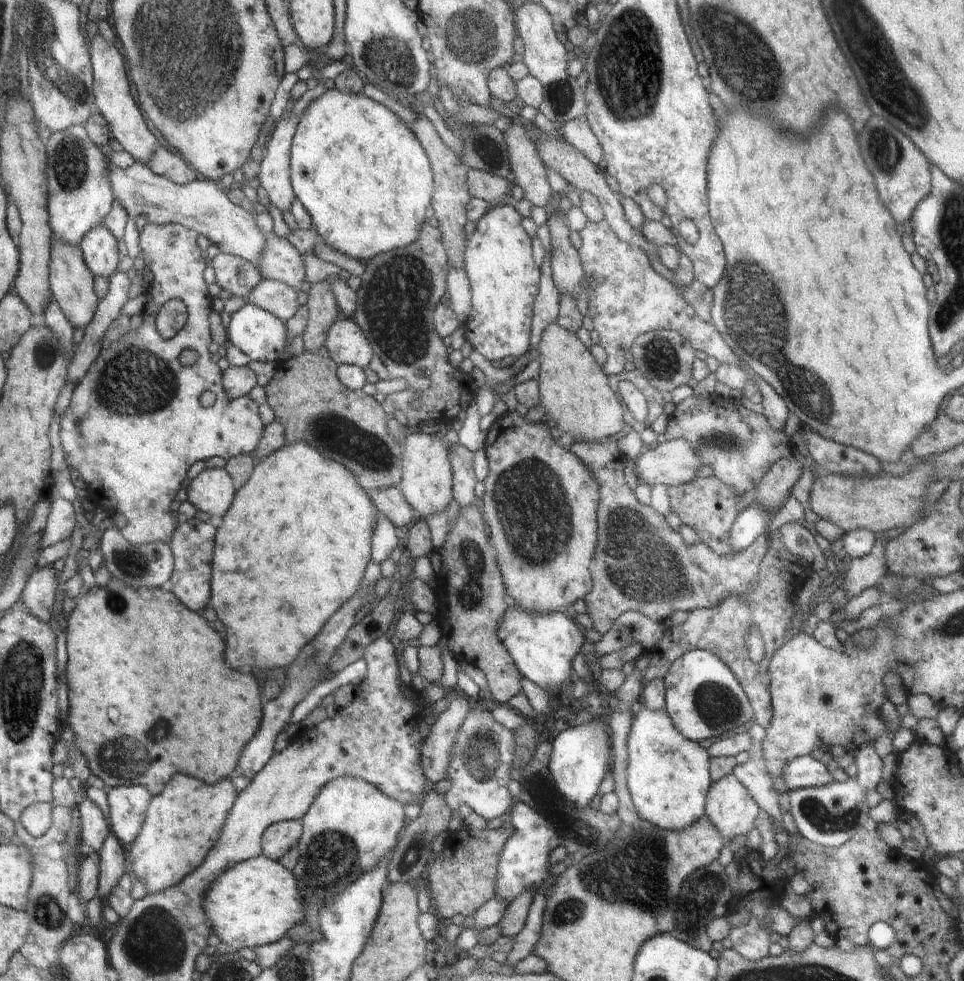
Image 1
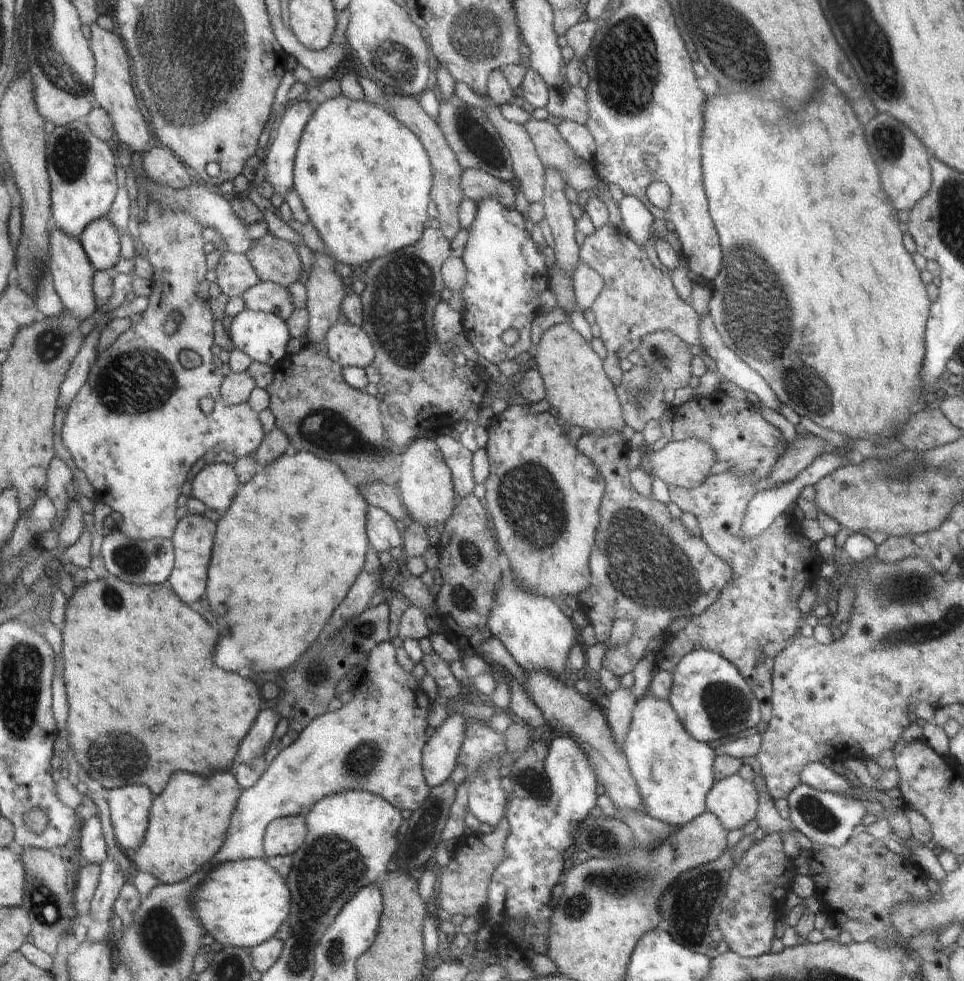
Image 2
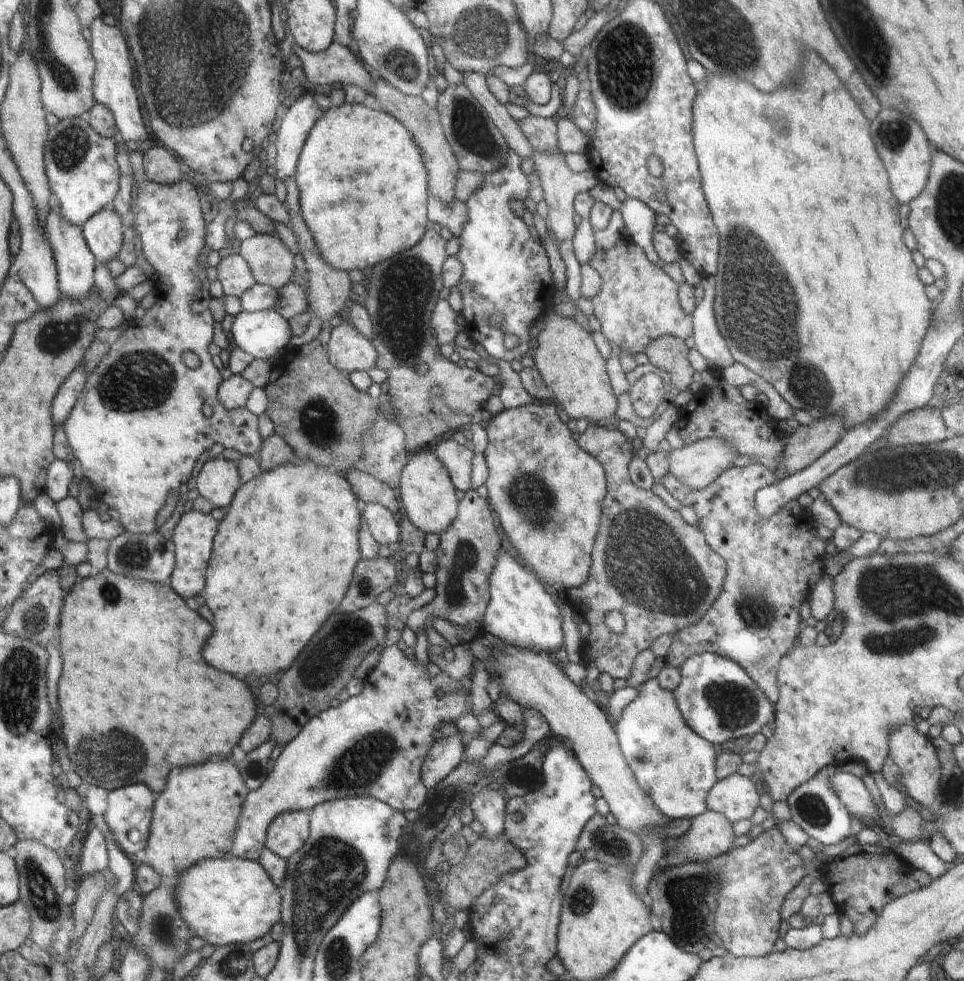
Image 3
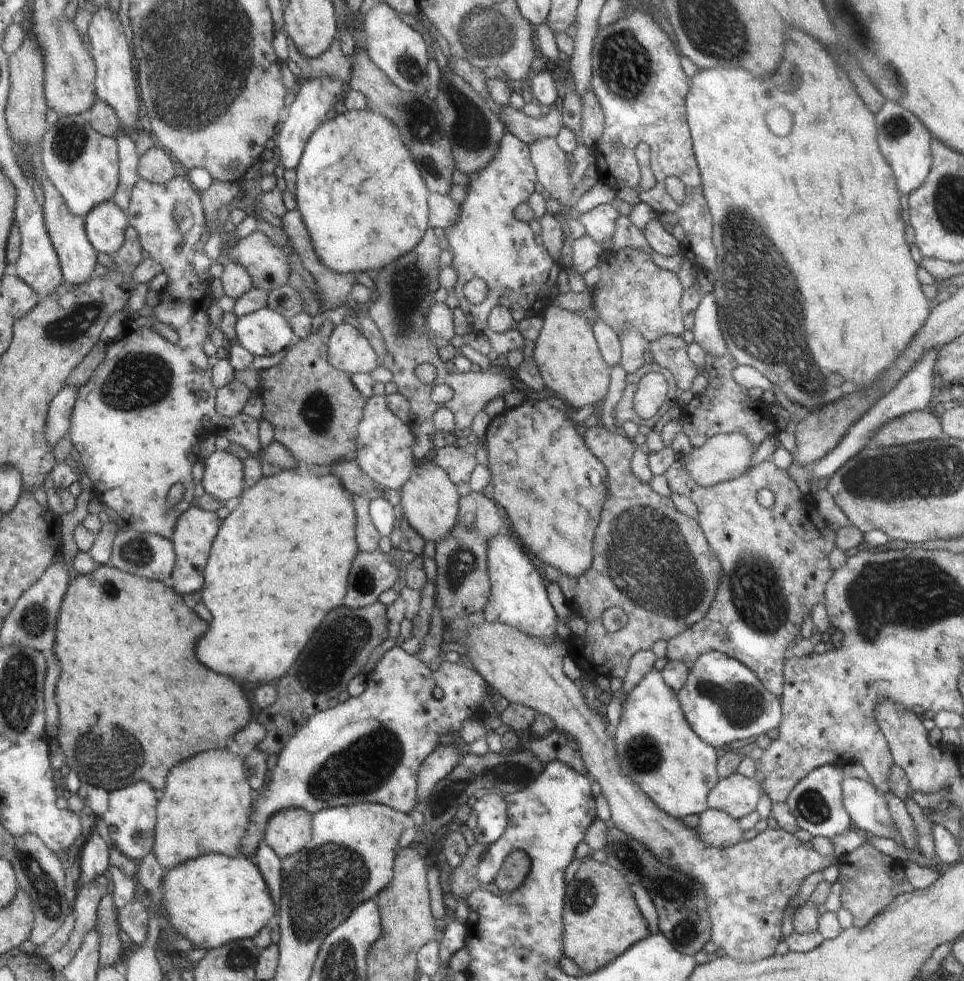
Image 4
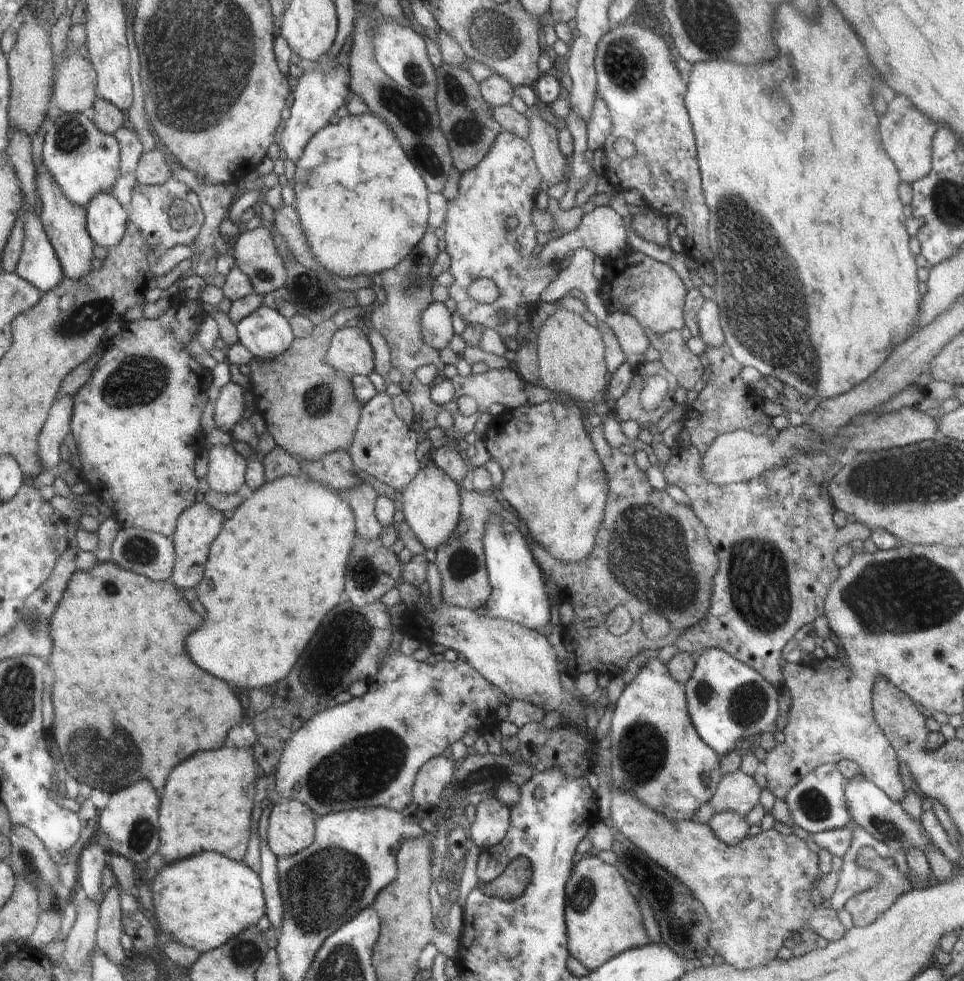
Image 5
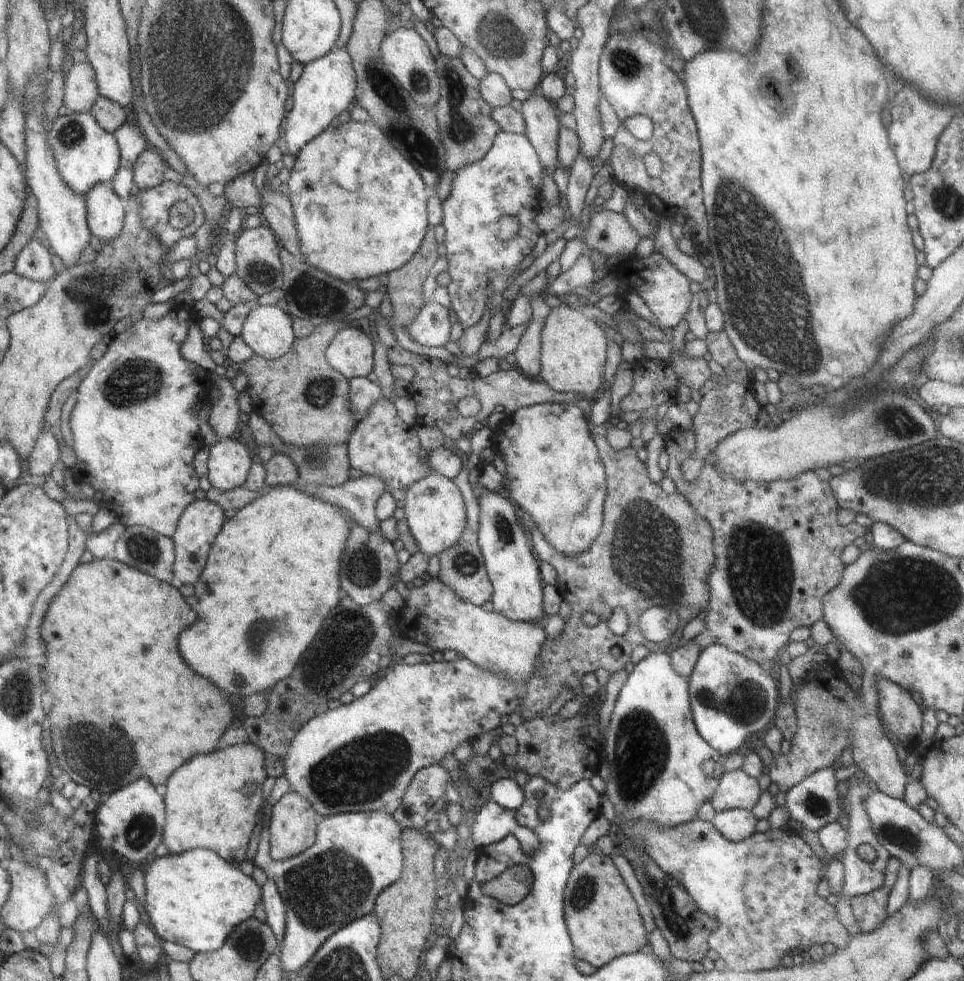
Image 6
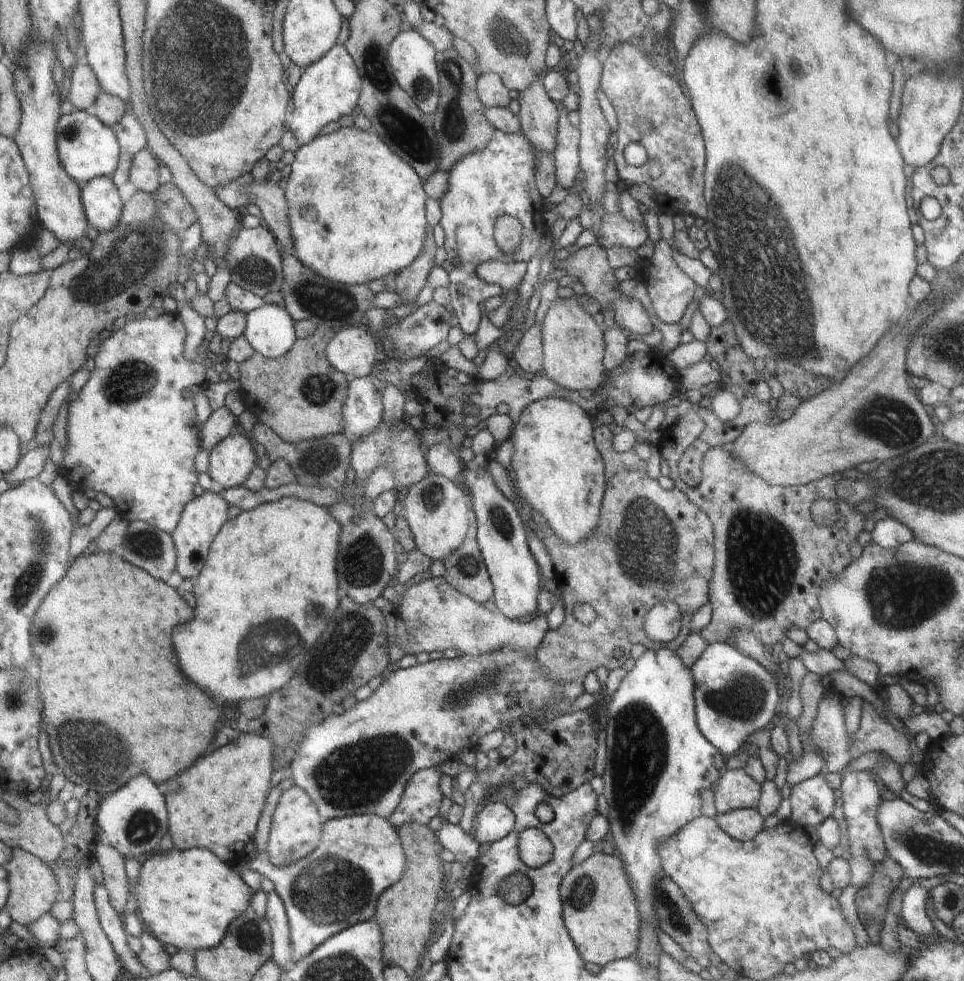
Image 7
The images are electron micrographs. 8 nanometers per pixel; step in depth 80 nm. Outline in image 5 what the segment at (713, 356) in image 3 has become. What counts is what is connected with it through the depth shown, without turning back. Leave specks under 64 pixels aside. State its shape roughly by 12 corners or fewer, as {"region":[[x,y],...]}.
{"region":[[699,288],[704,304],[698,310],[700,340],[707,346],[725,341],[714,290]]}

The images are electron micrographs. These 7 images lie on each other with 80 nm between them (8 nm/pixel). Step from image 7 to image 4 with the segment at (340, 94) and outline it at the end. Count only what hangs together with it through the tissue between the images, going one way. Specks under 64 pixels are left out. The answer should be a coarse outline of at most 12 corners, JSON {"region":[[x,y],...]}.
{"region":[[336,78],[295,90],[276,139],[279,166],[298,167],[344,92]]}

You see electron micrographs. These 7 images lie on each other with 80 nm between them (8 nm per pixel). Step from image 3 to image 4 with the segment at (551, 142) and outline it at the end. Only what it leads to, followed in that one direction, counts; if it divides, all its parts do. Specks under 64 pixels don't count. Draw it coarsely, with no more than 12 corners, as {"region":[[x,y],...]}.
{"region":[[560,103],[540,118],[510,105],[503,126],[528,146],[555,138],[563,126]]}

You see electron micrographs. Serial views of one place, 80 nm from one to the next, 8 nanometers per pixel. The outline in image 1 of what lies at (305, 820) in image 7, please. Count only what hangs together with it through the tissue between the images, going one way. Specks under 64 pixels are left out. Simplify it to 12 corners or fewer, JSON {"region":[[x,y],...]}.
{"region":[[301,819],[272,824],[263,855],[277,861],[300,841]]}

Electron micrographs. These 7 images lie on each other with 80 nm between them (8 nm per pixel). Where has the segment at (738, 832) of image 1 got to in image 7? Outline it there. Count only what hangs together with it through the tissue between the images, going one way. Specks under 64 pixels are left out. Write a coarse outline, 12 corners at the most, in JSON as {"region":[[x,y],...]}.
{"region":[[728,769],[715,790],[718,814],[756,809],[760,786],[744,769]]}

